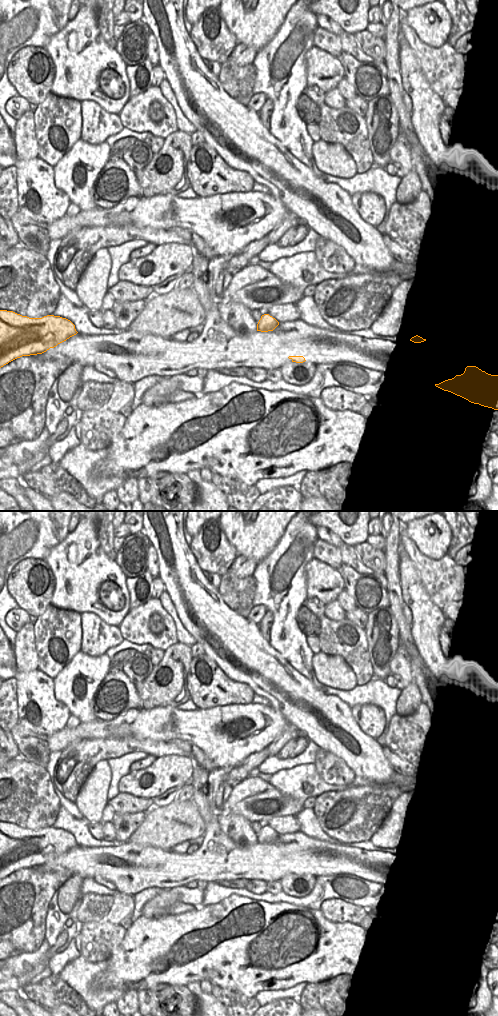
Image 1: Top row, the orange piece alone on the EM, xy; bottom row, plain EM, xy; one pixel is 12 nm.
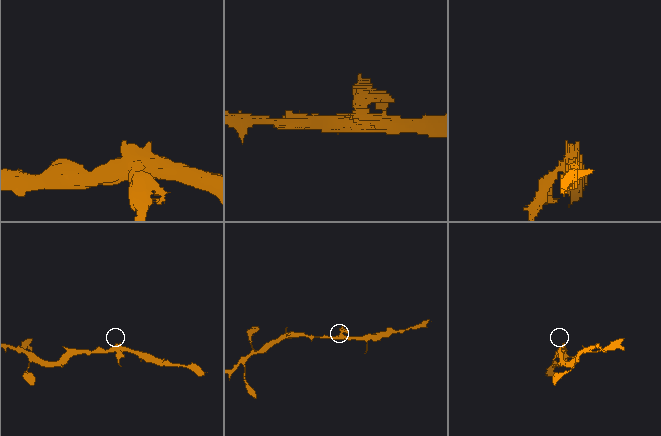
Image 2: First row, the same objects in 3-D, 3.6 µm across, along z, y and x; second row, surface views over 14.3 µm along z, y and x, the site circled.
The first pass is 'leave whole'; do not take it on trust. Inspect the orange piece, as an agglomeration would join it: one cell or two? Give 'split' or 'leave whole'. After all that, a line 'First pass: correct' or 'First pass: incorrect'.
split
First pass: incorrect

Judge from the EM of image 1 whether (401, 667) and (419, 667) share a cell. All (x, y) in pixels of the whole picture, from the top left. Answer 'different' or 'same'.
different

